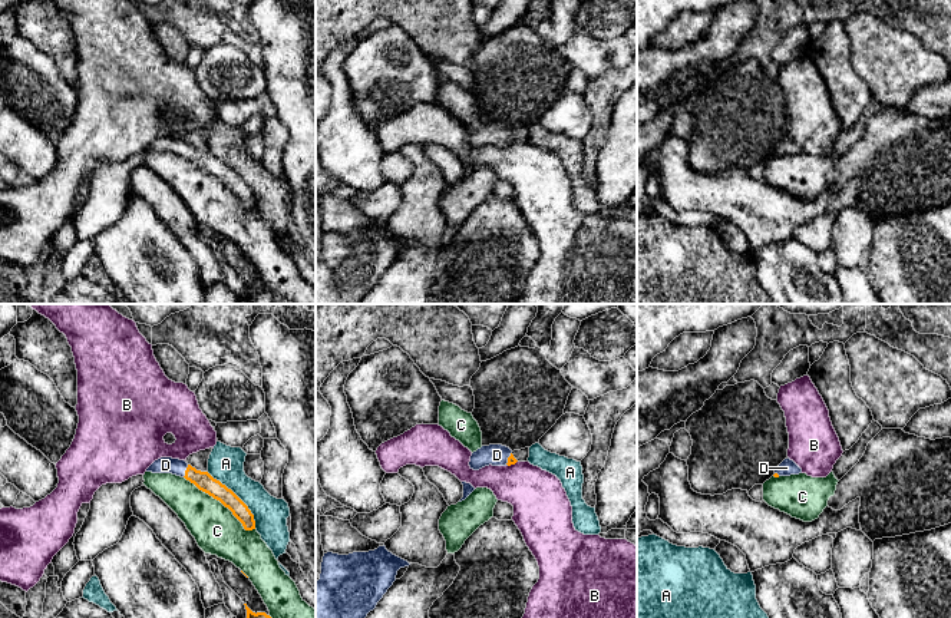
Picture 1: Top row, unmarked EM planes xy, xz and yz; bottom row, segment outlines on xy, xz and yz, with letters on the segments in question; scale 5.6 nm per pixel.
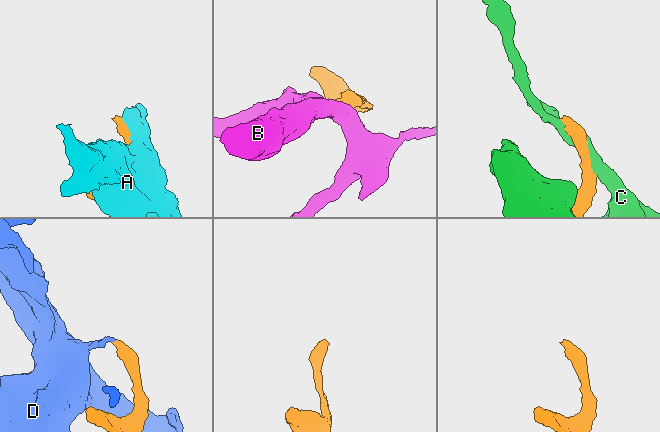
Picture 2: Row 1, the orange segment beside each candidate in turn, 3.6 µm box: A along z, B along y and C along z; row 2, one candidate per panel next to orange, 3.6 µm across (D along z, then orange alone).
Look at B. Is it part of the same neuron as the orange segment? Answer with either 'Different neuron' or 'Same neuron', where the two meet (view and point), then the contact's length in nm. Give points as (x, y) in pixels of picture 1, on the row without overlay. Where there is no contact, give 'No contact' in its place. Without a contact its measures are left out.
Different neuron. Touches orange at xz (511, 142). Shared border 70 nm

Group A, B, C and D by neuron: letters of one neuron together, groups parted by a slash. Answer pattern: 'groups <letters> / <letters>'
groups A / B / C / D

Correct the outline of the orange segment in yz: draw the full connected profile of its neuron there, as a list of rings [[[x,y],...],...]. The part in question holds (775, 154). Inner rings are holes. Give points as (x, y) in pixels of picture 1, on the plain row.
[[[787,136],[777,145],[773,155],[779,156],[779,155],[790,155],[799,152],[802,152],[802,148]]]

